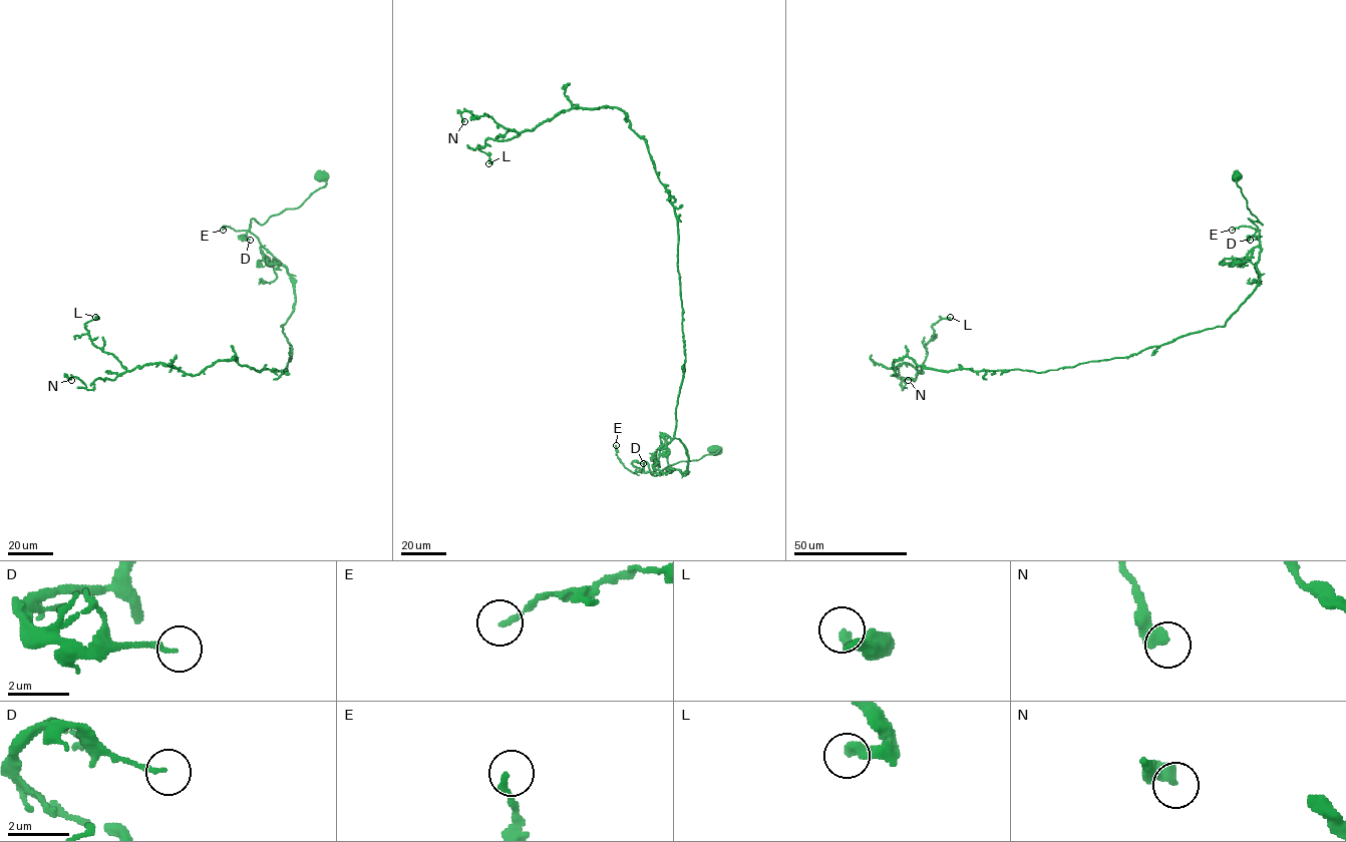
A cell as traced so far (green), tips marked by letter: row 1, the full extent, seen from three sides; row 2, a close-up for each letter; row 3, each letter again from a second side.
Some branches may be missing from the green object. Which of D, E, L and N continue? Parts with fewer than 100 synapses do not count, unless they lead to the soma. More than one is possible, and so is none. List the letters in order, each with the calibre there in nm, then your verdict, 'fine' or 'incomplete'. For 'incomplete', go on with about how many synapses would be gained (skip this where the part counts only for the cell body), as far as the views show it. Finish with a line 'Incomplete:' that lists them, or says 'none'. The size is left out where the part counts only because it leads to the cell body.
D: calibre 150 nm; fine
E: calibre 190 nm; fine
L: calibre 360 nm; fine
N: calibre 500 nm; fine
Incomplete: none

